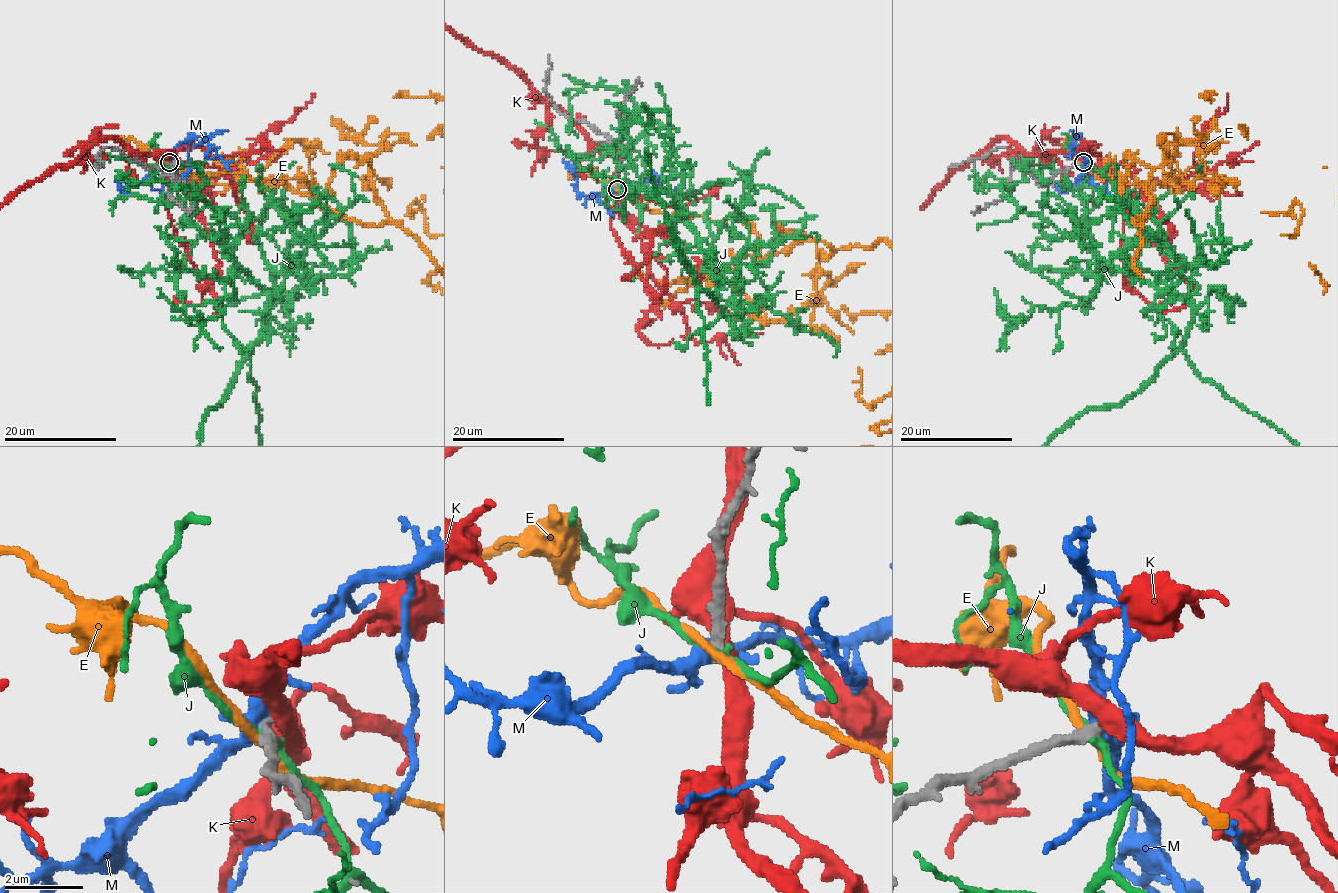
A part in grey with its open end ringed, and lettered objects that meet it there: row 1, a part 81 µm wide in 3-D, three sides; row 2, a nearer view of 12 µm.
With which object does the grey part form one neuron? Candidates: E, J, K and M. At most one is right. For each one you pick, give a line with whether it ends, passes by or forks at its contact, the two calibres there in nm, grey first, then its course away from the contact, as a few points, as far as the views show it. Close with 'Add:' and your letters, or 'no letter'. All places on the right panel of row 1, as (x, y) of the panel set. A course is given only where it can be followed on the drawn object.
Add: no letter

